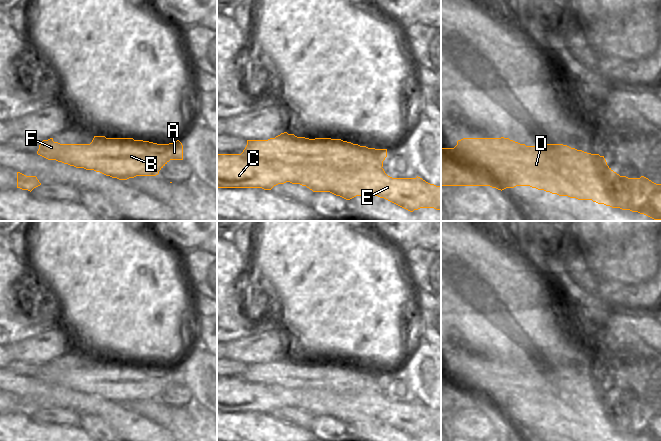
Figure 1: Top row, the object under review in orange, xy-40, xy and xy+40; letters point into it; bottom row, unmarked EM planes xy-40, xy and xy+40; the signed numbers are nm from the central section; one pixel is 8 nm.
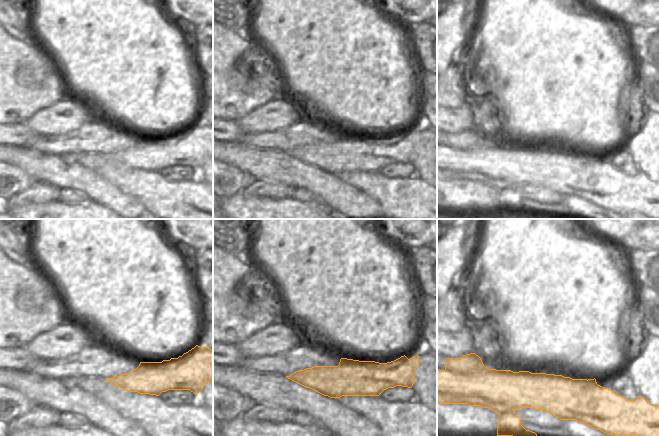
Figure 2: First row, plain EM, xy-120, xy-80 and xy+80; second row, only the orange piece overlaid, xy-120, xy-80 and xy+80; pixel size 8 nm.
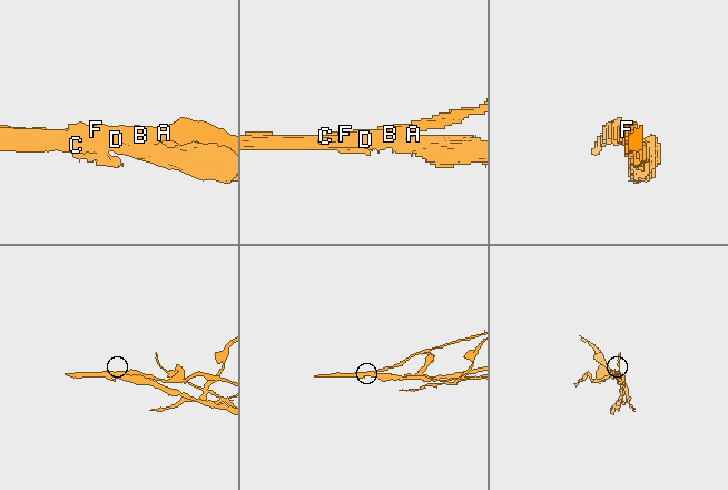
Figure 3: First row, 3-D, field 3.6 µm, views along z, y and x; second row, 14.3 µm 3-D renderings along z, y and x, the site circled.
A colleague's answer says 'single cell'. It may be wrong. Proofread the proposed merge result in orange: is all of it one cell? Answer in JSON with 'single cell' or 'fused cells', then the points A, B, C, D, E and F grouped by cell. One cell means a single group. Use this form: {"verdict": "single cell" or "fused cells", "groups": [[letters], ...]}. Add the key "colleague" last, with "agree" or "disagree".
{"verdict": "fused cells", "groups": [["A", "B", "F"], ["C", "D", "E"]], "colleague": "disagree"}

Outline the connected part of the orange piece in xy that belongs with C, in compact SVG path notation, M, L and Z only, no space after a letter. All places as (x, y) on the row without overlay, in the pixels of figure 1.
M217 377L217 412L262 412L271 414L278 408L290 406L306 410L313 416L330 416L346 424L356 420L378 420L410 436L420 432L441 435L441 410L420 401L392 402L380 390L364 390L358 394L338 394L326 390L296 390L278 384L252 384L244 378Z

